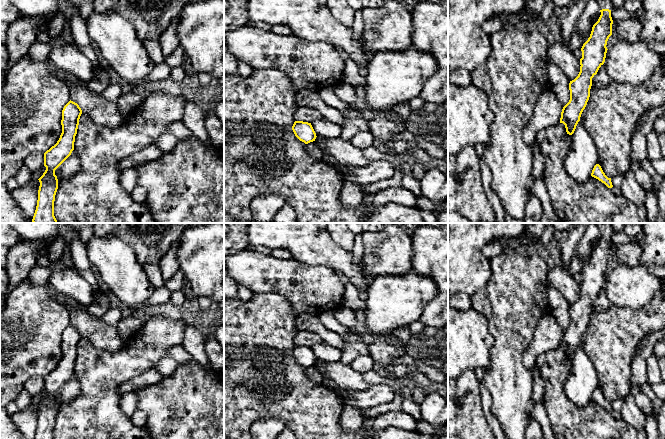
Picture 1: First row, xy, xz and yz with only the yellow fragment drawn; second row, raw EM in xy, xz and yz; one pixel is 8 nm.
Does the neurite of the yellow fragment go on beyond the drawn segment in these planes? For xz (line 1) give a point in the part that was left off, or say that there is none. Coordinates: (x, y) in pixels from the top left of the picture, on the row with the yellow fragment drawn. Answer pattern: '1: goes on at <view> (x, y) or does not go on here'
1: does not go on here

